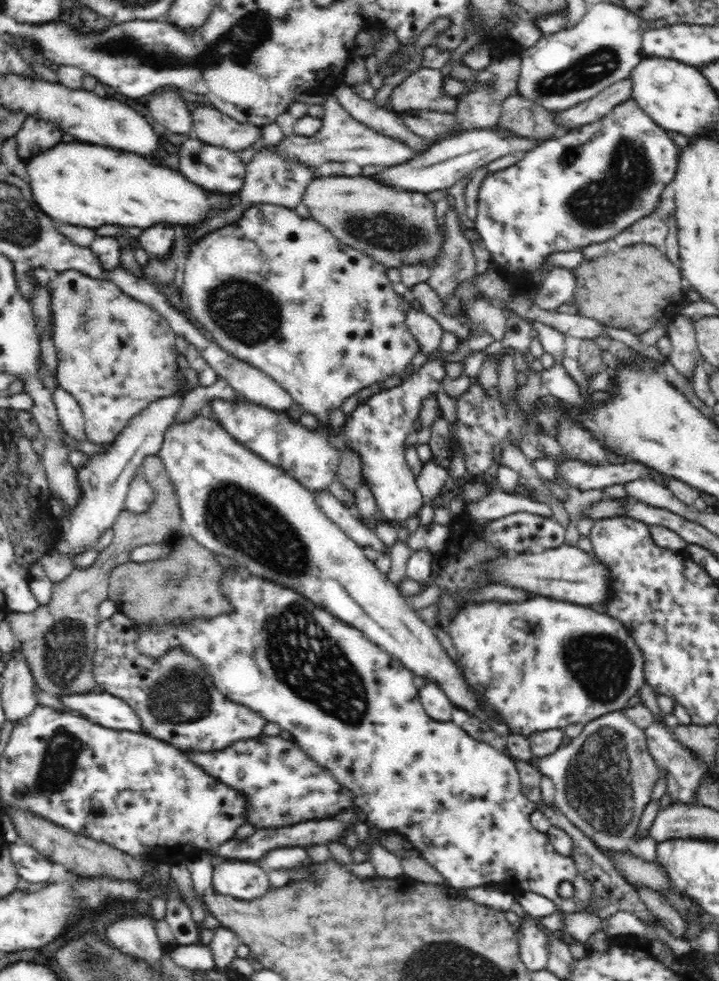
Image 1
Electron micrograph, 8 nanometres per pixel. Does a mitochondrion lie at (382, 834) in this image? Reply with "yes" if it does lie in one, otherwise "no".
no

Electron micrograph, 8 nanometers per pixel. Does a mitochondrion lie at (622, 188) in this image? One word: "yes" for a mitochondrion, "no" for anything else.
yes

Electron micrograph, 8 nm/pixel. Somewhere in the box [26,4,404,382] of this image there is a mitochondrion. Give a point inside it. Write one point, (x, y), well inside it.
(247, 33)

